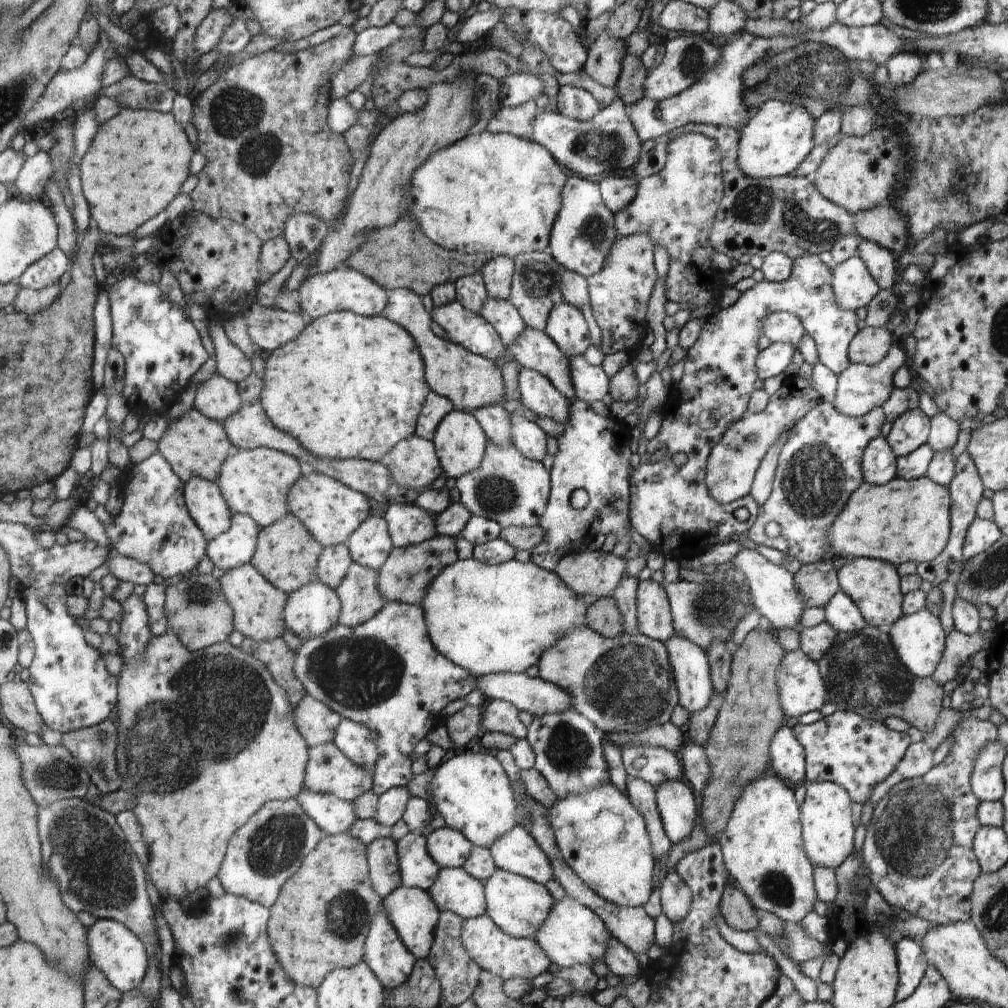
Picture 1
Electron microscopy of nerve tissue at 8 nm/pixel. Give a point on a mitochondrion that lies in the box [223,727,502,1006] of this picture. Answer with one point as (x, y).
(273, 847)

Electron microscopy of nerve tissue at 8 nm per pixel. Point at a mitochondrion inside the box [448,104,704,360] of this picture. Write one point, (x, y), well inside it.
(597, 145)

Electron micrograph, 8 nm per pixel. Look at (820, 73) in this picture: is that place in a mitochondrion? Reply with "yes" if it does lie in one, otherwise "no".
yes

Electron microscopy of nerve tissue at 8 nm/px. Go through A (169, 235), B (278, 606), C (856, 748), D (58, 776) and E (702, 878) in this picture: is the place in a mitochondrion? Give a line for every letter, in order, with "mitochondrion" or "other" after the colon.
A: other
B: other
C: other
D: mitochondrion
E: other

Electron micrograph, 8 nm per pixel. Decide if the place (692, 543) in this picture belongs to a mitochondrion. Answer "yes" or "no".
no

